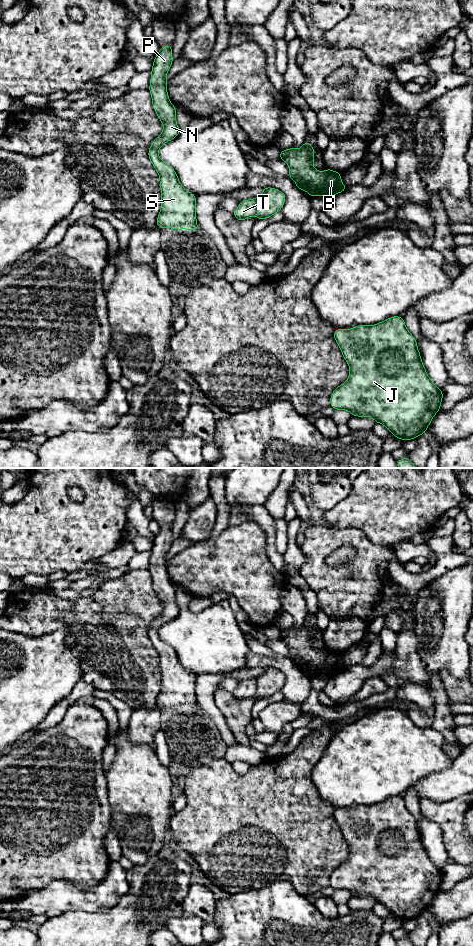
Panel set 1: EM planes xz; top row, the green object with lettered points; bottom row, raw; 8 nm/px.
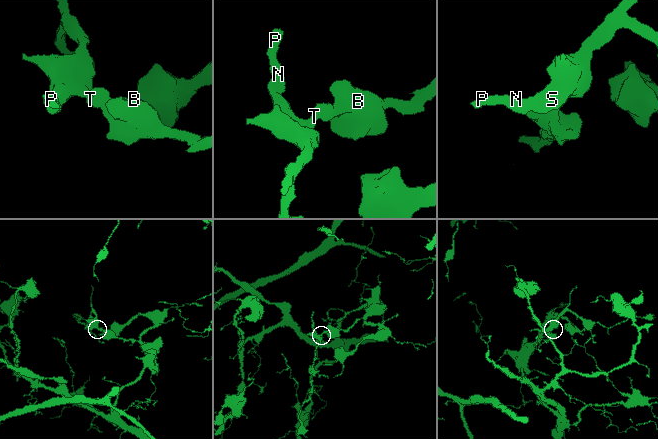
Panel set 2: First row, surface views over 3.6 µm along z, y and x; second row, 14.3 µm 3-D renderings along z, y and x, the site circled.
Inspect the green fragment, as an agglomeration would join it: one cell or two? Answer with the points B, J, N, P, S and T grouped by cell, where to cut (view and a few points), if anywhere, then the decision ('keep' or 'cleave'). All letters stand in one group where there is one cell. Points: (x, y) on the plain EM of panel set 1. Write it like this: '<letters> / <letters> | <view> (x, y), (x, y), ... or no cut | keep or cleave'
B J / N P S T | xz (254, 679), (255, 694) | cleave

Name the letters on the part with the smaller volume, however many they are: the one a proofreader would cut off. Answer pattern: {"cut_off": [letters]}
{"cut_off": ["N", "P", "S", "T"]}

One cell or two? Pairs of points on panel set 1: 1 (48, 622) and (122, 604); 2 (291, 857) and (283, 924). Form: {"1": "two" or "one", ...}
{"1": "one", "2": "two"}

